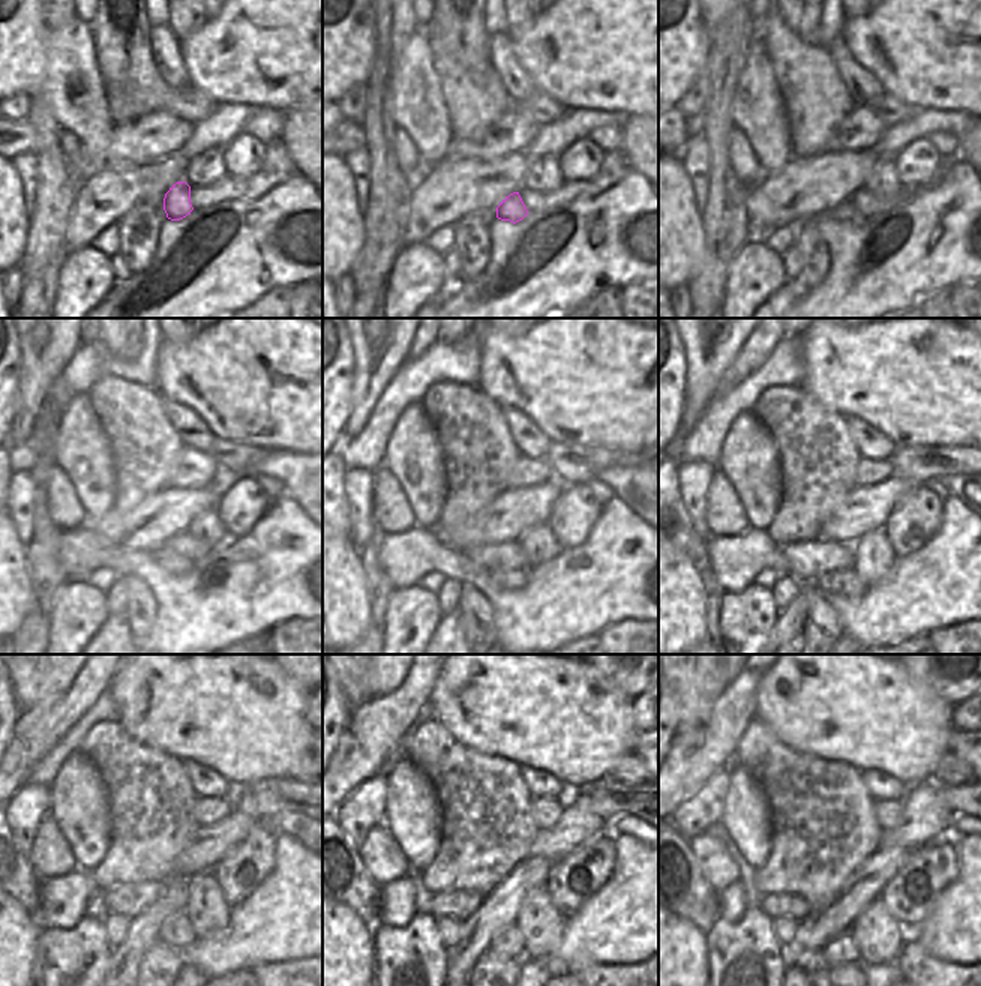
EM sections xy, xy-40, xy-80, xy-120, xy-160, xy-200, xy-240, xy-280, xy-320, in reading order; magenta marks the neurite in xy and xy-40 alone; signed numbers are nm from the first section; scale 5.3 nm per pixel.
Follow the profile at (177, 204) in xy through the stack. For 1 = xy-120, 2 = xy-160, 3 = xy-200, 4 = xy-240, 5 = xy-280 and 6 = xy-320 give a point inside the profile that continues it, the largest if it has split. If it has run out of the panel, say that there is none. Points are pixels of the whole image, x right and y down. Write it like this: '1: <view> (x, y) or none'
1: xy-120 (174, 563)
2: xy-160 (506, 578)
3: xy-200 (845, 583)
4: xy-240 (176, 932)
5: xy-280 (509, 943)
6: xy-320 (842, 950)

